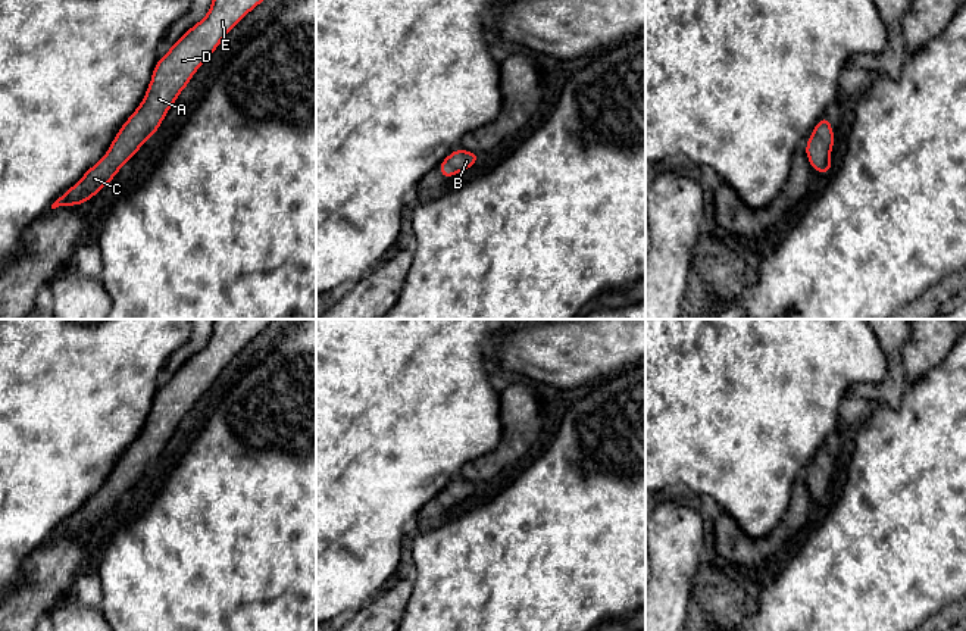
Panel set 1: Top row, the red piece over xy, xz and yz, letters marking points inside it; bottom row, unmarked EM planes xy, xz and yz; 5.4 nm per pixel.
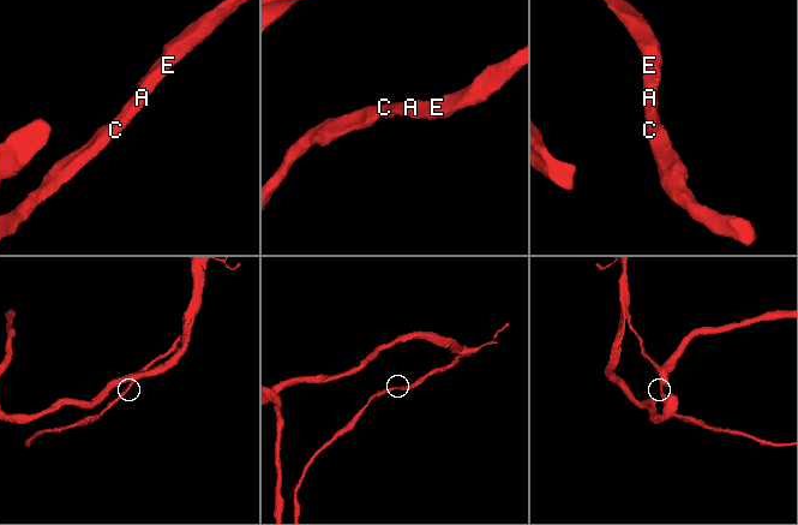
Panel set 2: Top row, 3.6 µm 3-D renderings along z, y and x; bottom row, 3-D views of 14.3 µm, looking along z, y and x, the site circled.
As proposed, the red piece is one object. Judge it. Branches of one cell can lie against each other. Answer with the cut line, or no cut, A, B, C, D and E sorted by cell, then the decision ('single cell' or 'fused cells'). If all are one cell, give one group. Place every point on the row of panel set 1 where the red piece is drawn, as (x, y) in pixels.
no cut; A B C D E; single cell

